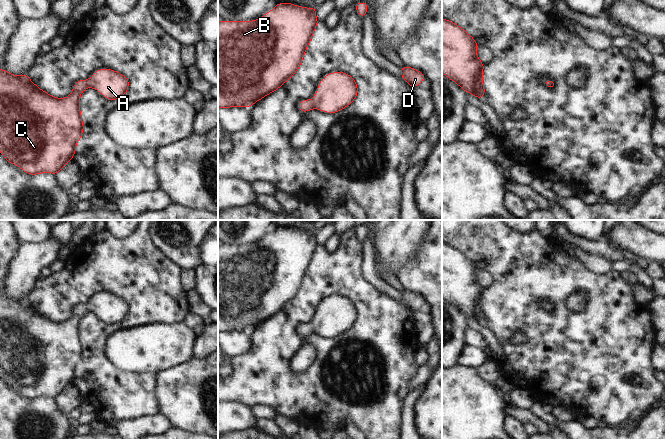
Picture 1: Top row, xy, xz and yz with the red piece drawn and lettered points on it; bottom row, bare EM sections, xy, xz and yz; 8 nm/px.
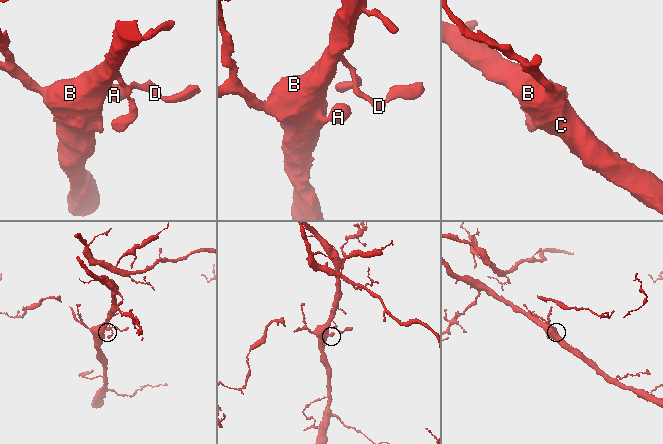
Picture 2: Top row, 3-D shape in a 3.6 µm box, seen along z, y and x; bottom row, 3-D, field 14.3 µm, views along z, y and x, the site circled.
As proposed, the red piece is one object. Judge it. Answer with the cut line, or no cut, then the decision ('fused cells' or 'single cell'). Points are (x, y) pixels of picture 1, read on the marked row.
no cut | single cell

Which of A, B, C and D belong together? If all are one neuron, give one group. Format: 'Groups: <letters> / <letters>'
Groups: A B C D

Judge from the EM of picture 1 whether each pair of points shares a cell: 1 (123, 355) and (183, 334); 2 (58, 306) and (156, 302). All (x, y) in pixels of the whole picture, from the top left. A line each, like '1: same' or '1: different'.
1: same
2: same

